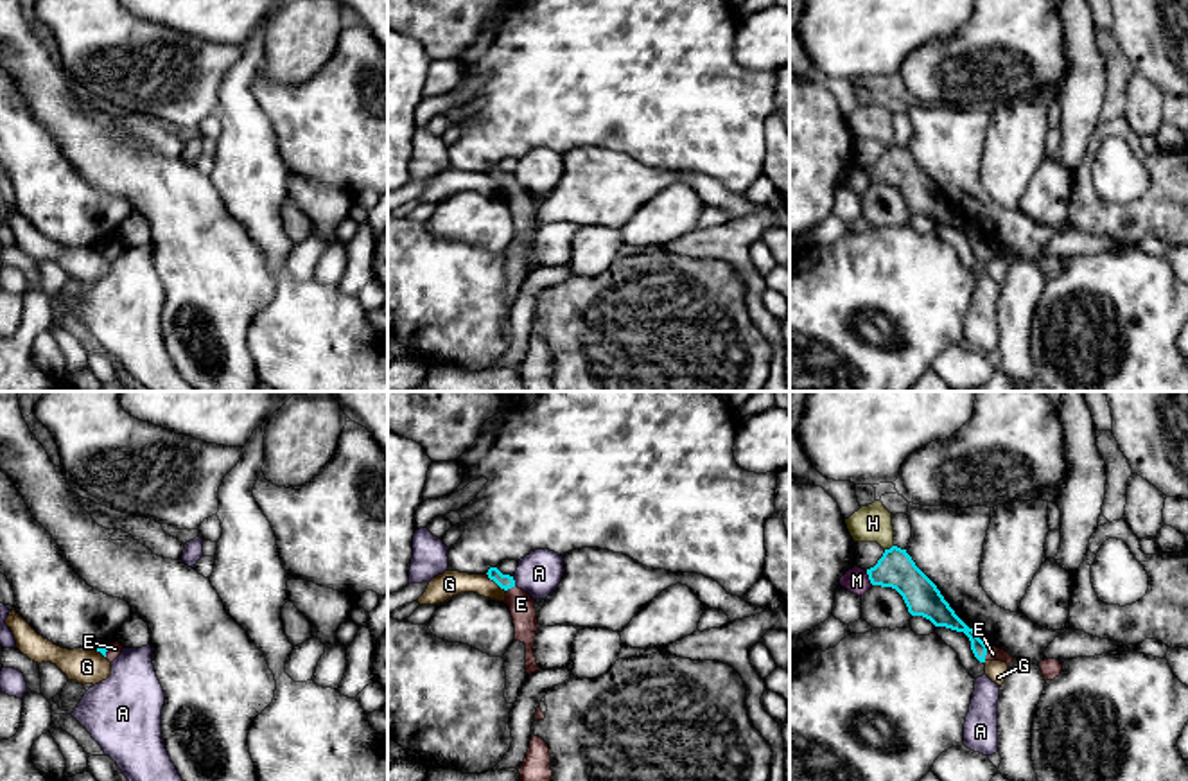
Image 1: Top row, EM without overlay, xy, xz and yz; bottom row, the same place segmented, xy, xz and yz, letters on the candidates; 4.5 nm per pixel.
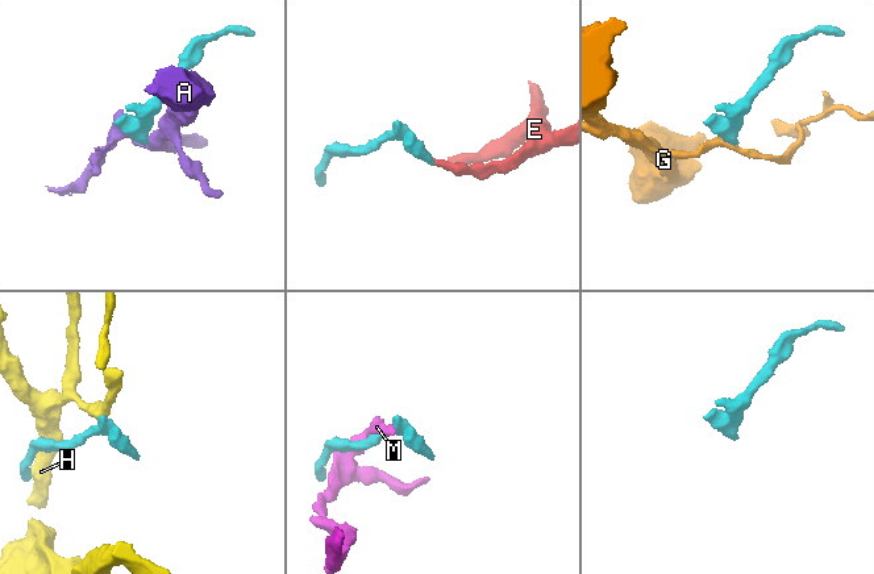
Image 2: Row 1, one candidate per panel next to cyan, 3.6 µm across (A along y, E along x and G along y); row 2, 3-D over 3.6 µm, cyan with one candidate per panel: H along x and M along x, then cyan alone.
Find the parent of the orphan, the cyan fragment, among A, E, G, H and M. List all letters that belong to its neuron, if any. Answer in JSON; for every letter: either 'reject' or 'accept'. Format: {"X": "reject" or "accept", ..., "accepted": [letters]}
{"A": "reject", "E": "accept", "G": "reject", "H": "reject", "M": "reject", "accepted": ["E"]}

